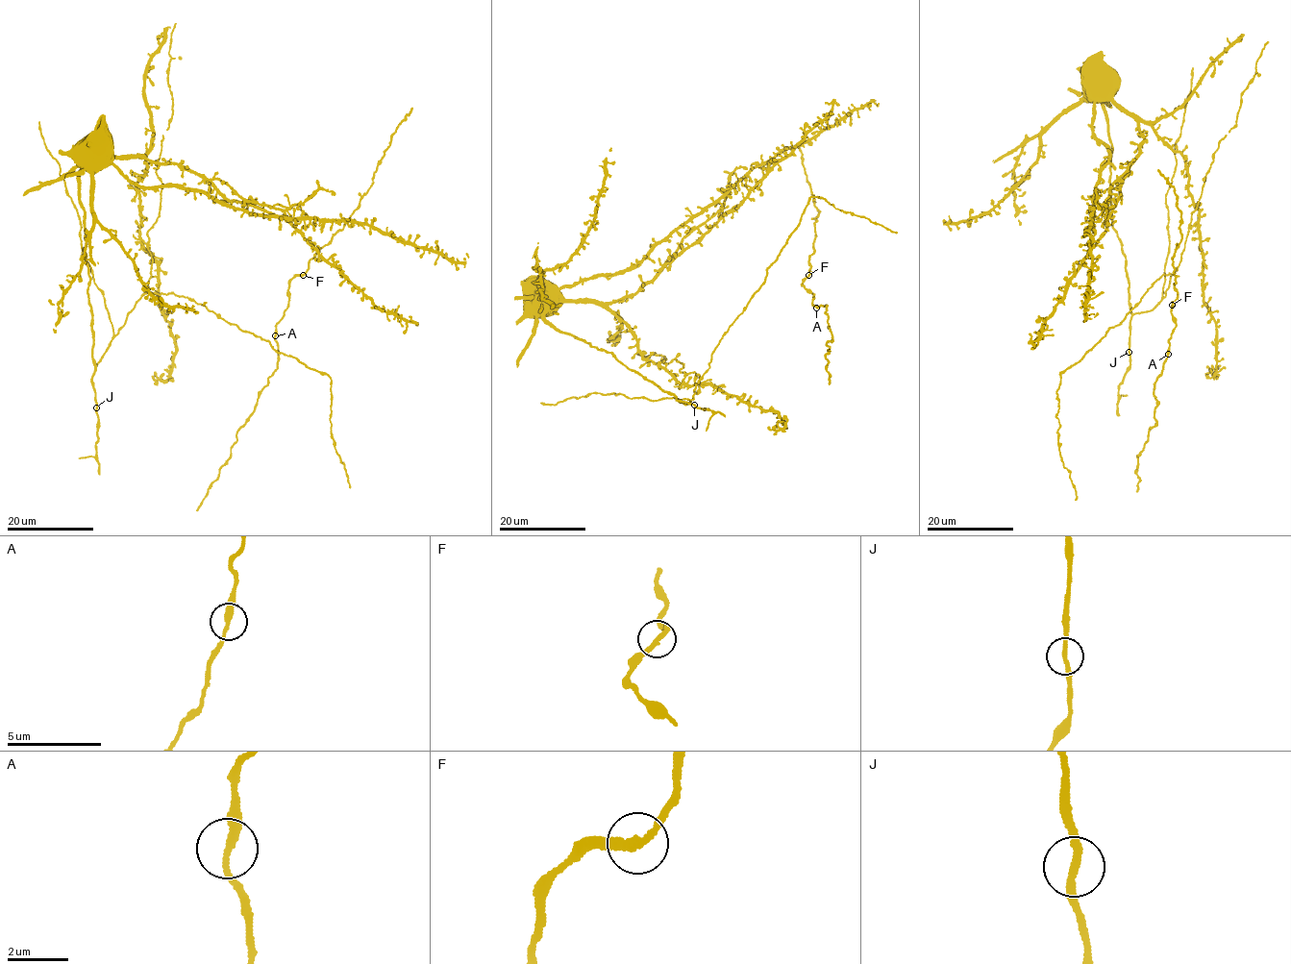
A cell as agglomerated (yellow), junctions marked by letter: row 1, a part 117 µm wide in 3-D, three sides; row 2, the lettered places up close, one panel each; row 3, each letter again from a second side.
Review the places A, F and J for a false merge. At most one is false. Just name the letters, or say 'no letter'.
no letter

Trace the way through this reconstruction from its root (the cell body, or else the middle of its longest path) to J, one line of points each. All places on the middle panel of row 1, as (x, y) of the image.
J: (534, 291), (546, 307), (544, 318), (558, 330), (611, 353), (631, 370), (676, 399), (694, 405)

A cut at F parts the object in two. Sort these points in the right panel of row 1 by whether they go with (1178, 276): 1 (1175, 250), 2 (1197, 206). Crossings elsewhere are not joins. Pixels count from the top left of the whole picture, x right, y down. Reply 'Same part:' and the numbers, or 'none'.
Same part: 1

